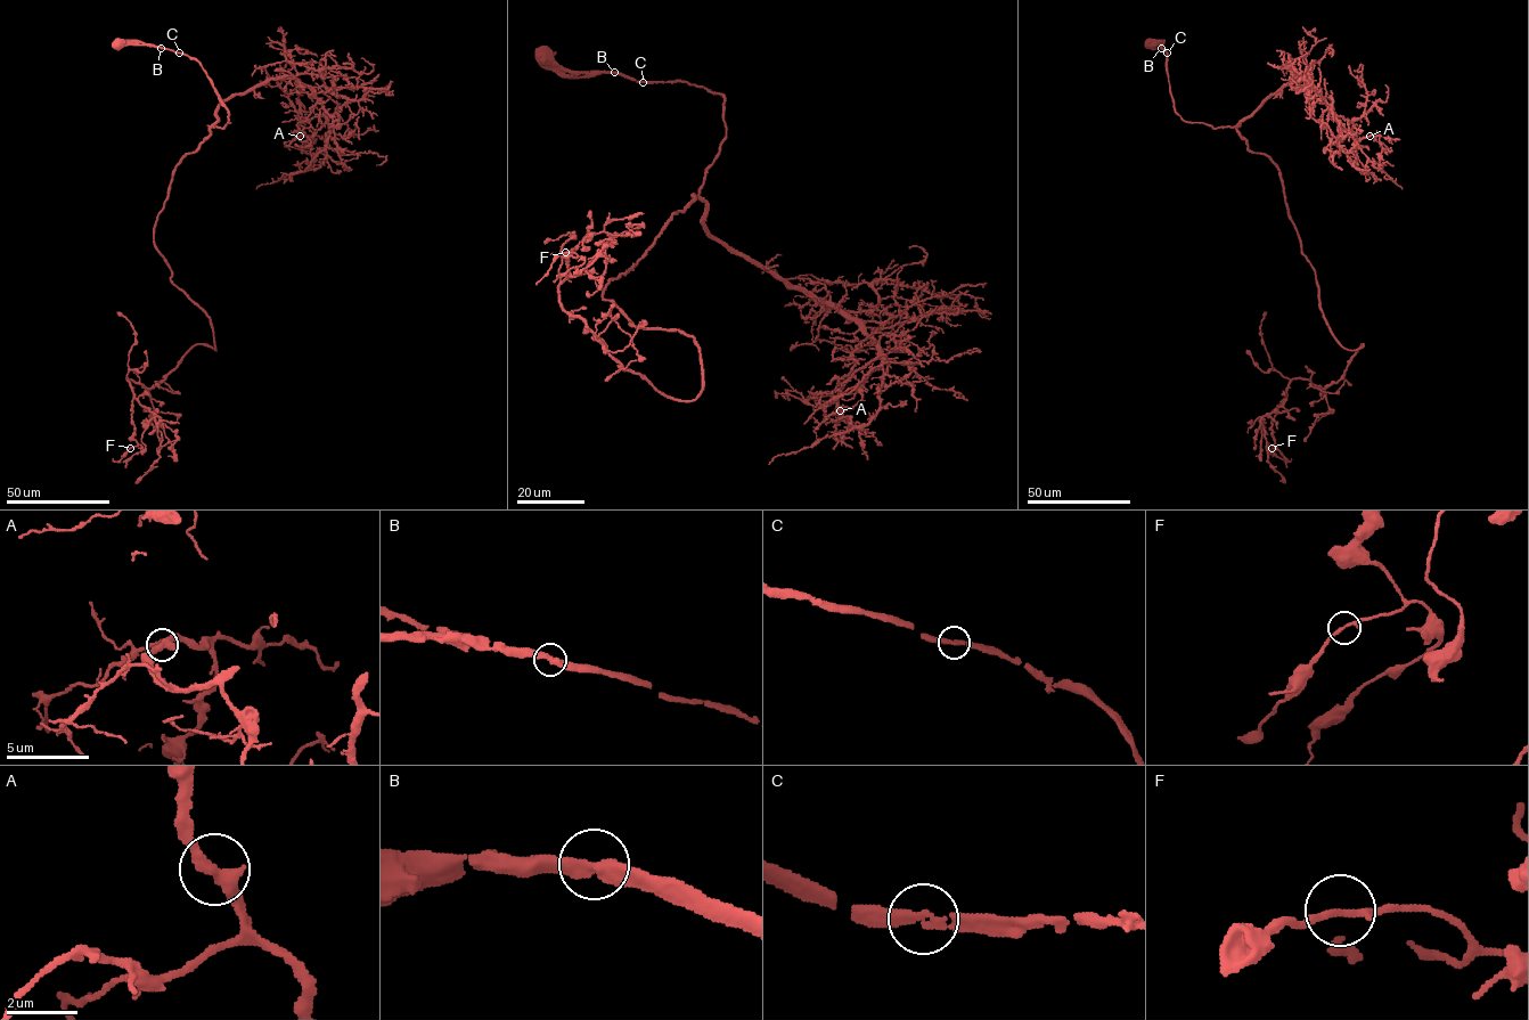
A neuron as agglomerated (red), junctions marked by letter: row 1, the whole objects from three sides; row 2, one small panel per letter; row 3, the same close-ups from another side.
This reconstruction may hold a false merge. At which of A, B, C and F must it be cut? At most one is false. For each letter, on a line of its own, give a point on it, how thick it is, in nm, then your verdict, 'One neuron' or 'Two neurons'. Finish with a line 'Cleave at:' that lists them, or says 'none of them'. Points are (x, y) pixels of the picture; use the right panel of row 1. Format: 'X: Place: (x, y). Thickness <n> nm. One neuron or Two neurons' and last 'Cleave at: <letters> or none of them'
A: Place: (1370, 136). Thickness 420 nm. One neuron
B: Place: (1161, 48). Thickness 400 nm. One neuron
C: Place: (1167, 52). Thickness 240 nm. One neuron
F: Place: (1272, 448). Thickness 180 nm. One neuron
Cleave at: none of them

